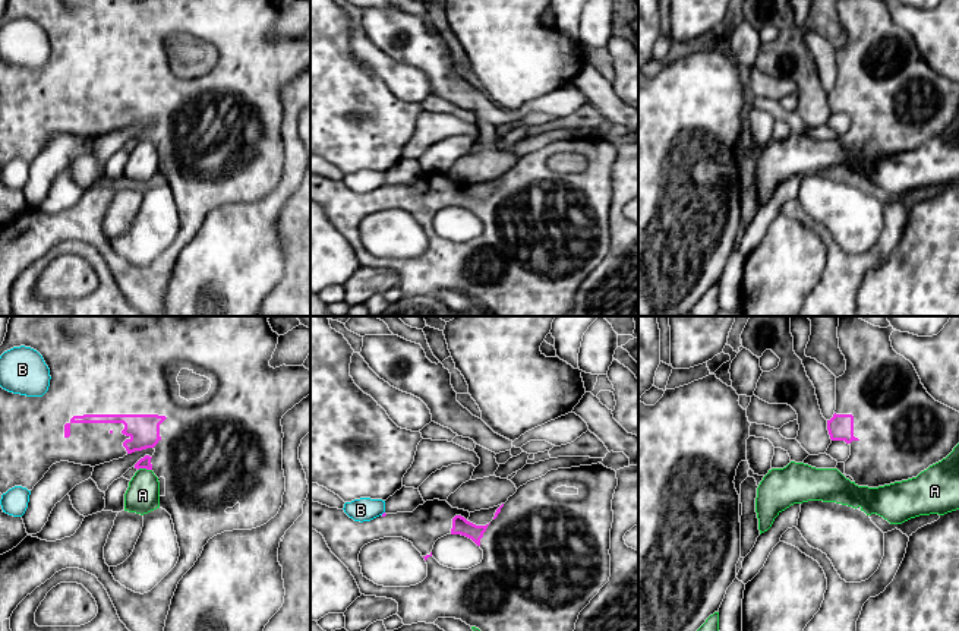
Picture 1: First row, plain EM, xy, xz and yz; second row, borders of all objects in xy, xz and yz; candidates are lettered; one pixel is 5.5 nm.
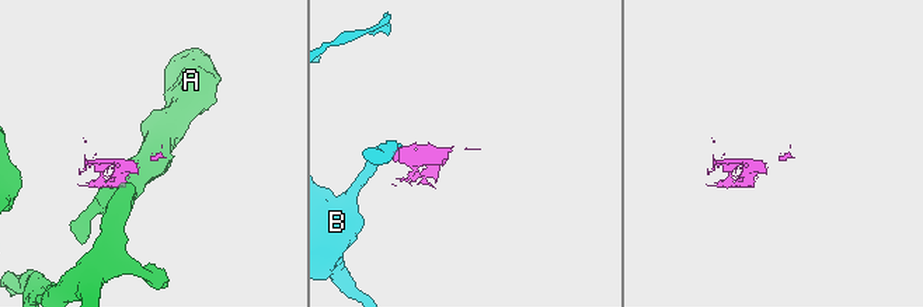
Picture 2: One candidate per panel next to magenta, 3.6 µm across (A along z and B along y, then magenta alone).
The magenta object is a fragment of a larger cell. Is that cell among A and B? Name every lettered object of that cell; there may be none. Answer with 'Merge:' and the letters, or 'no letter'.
Merge: no letter

